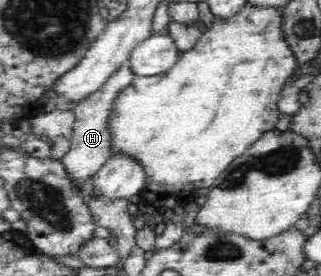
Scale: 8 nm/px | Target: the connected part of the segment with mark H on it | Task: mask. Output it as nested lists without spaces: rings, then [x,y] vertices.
[[[123,60],[123,63],[105,80],[99,91],[70,109],[74,120],[69,137],[70,146],[63,160],[69,166],[74,177],[84,179],[85,182],[89,177],[95,175],[112,154],[113,145],[115,145],[115,132],[113,132],[115,103],[117,103],[119,95],[133,83],[136,76],[129,60]]]

